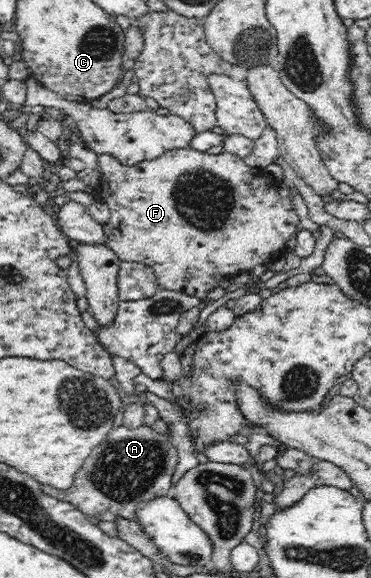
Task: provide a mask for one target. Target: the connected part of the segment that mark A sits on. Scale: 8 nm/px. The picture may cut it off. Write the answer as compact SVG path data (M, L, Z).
M154 424L136 429L121 425L110 430L108 438L94 448L68 490L48 485L41 487L46 494L72 503L87 516L116 524L120 519L139 524L137 506L140 502L167 496L178 459L178 451L170 435L154 430Z

